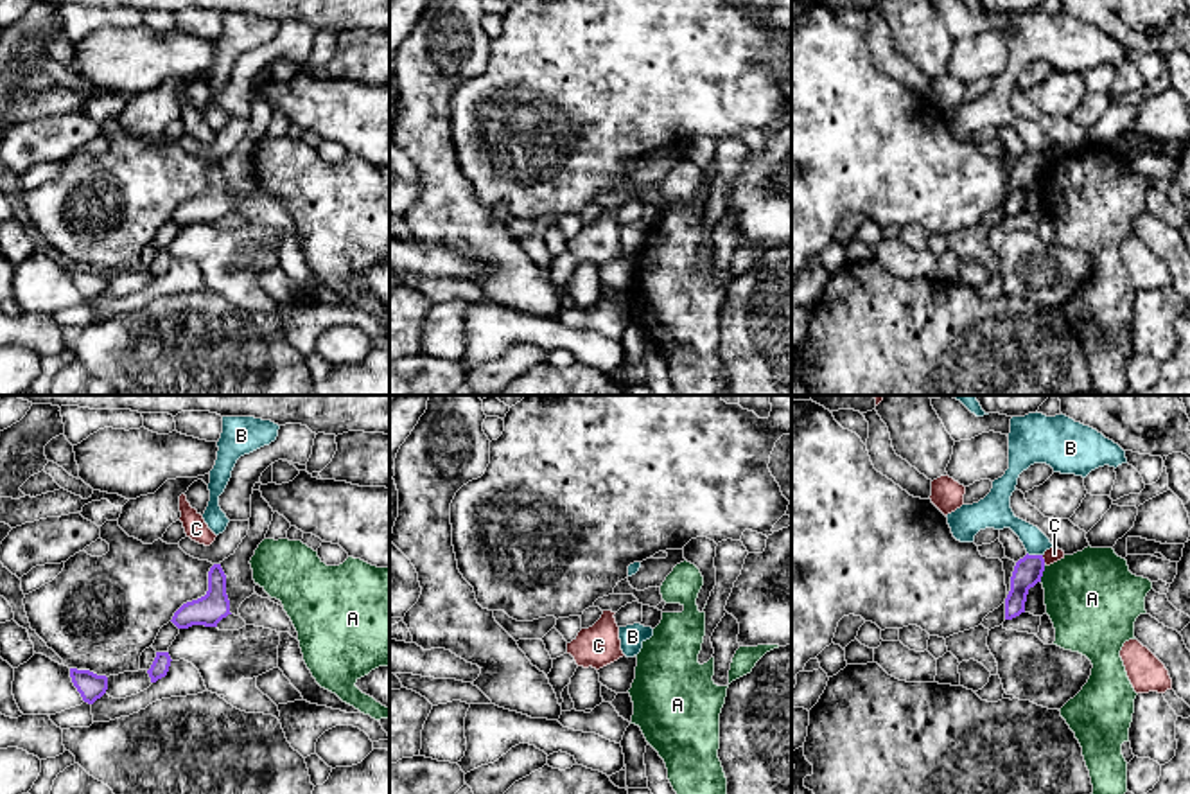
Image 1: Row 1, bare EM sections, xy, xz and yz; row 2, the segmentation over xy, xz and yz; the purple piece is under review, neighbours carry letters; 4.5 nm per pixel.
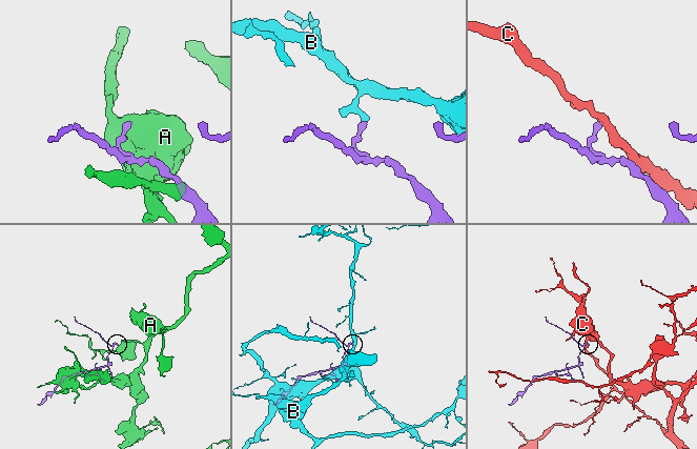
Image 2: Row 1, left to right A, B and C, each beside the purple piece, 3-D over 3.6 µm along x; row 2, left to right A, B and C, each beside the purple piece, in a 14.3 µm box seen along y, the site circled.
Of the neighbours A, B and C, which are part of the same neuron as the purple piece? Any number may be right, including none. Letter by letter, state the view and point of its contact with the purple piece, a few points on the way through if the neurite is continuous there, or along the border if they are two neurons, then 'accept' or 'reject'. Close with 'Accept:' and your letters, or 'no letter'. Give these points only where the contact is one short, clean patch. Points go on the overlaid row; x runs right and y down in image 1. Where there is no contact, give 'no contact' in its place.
A: meets purple in yz at (1041, 573); border along yz (1045, 564), (1040, 581); reject
B: meets purple in yz at (1034, 555); reject
C: meets purple in yz at (1043, 559); border along yz (1041, 555), (1045, 563); reject
Accept: no letter

